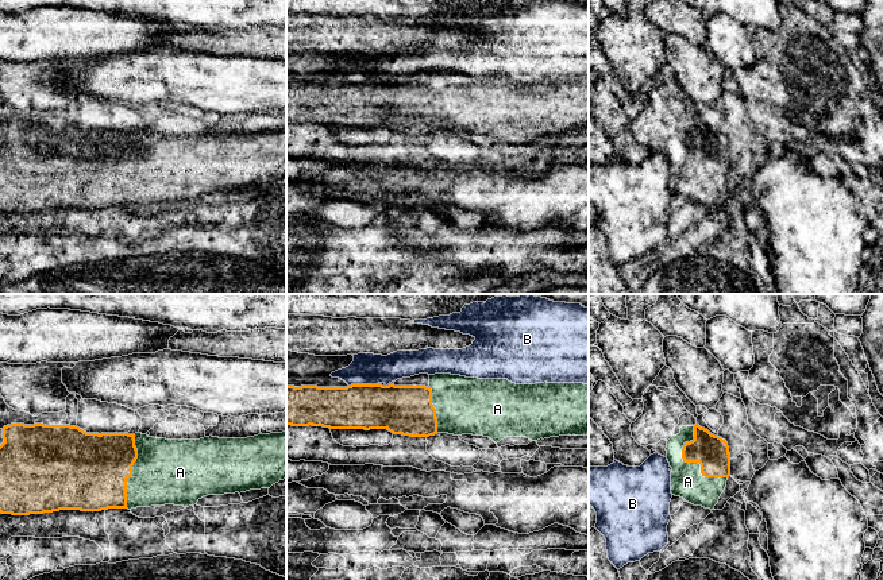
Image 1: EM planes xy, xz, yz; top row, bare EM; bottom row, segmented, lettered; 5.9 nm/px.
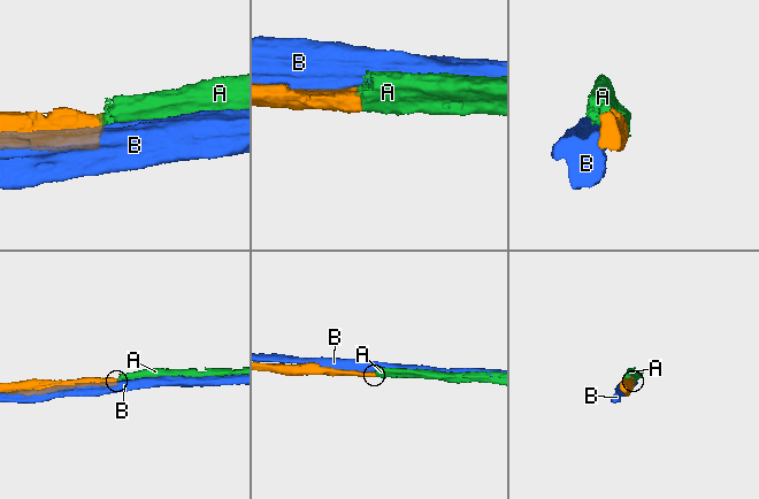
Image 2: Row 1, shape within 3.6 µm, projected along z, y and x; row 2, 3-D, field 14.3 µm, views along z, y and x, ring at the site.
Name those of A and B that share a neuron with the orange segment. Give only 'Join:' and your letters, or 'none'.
Join: A

